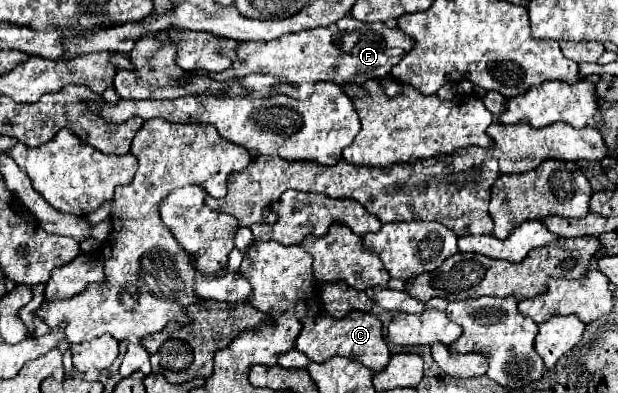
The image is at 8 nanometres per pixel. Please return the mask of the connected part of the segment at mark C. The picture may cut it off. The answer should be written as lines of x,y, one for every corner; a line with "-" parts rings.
352,311
344,319
334,319
328,315
302,319
302,333
298,335
298,341
294,341
294,347
316,363
326,361
332,355
342,355
360,361
372,371
382,371
390,361
390,349
382,339
382,323
378,321
376,315
362,311

